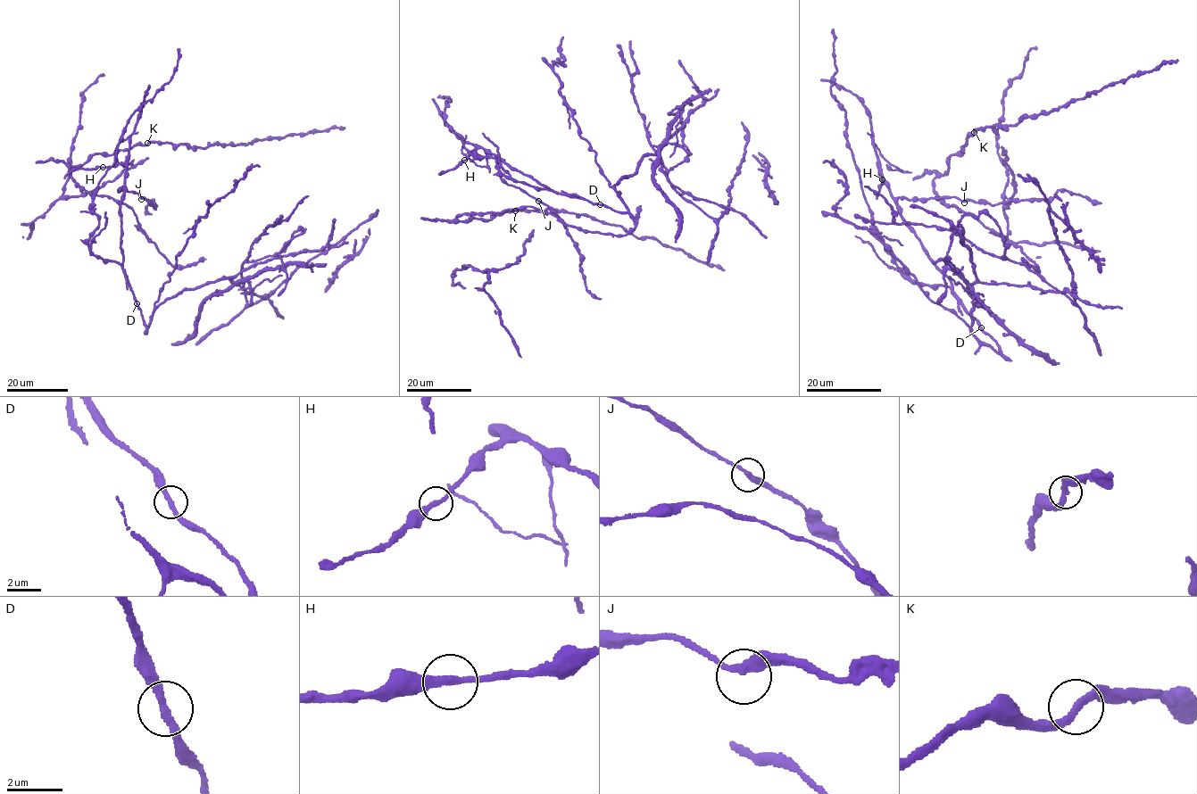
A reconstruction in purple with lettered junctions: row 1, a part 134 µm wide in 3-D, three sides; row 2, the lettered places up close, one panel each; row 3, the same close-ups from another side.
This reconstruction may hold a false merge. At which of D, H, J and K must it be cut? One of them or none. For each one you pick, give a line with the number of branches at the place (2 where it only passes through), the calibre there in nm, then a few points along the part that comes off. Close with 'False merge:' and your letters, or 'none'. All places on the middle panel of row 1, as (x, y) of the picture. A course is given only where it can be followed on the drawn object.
False merge: none

